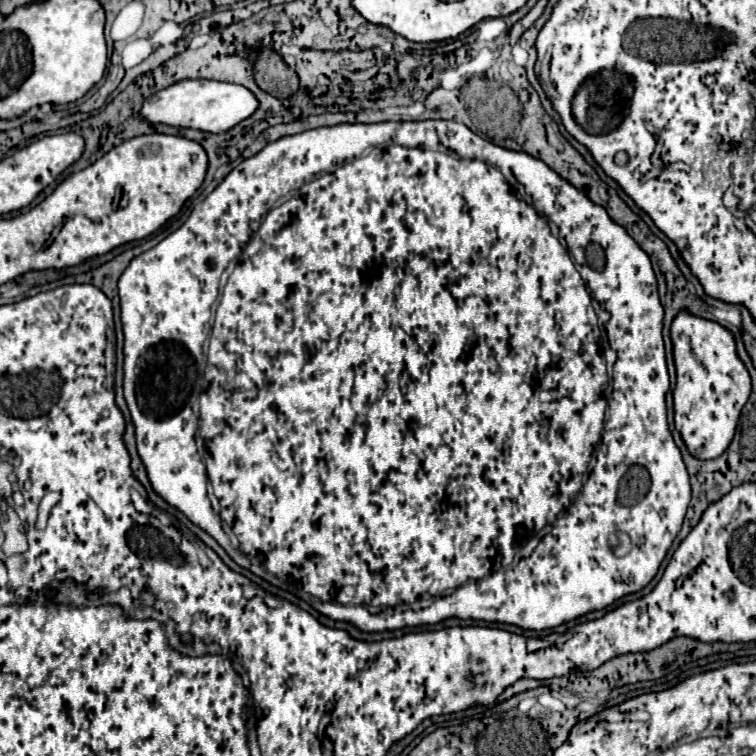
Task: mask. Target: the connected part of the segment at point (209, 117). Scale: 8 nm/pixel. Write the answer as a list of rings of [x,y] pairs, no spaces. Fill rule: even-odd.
[[[182,80],[148,98],[142,106],[142,116],[144,120],[154,124],[162,122],[178,128],[194,128],[210,134],[220,134],[244,122],[256,110],[258,110],[256,96],[240,84],[218,80]]]

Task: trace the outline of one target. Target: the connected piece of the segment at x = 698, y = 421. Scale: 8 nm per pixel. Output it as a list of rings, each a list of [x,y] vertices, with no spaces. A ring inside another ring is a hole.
[[[680,310],[670,326],[676,364],[674,426],[690,454],[700,460],[720,456],[732,442],[732,432],[750,396],[752,384],[744,362],[738,358],[734,334],[714,320]]]

